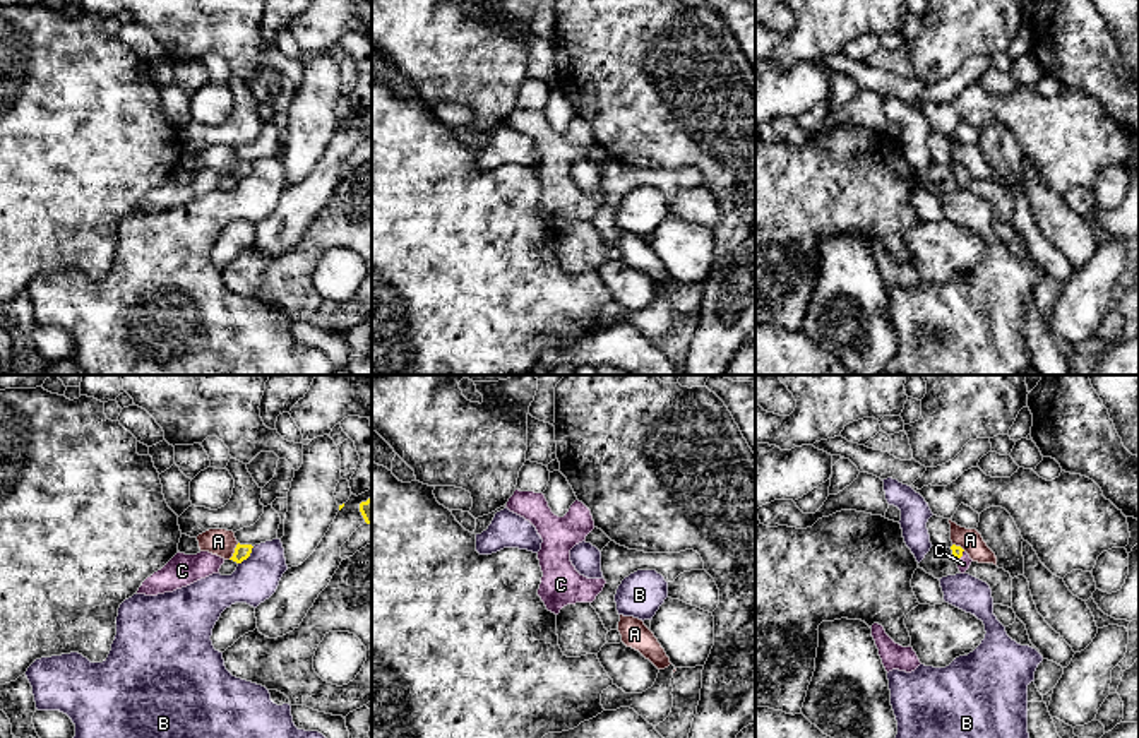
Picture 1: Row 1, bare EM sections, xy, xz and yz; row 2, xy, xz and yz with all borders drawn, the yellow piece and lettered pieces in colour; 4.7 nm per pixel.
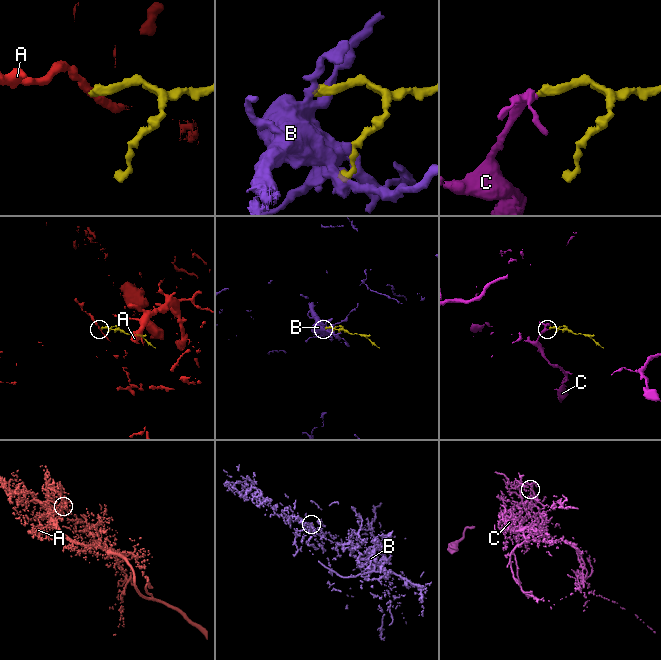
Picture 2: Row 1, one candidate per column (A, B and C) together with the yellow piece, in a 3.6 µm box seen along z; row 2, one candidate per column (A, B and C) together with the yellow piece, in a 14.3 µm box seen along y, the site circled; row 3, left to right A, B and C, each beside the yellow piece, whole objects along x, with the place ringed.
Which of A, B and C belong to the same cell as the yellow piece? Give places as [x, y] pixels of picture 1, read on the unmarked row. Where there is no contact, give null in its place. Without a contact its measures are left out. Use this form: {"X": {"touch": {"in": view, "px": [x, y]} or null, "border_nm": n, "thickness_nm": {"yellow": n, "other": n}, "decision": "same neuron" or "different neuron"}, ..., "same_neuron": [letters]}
{"A": {"touch": {"in": "xy", "px": [235, 168]}, "border_nm": 90, "thickness_nm": {"yellow": 80, "other": 130}, "decision": "different neuron"}, "B": {"touch": {"in": "xy", "px": [247, 173]}, "border_nm": 120, "thickness_nm": {"yellow": 80, "other": 220}, "decision": "different neuron"}, "C": {"touch": {"in": "yz", "px": [961, 172]}, "border_nm": 70, "thickness_nm": {"yellow": 50, "other": 60}, "decision": "same neuron"}, "same_neuron": ["C"]}

